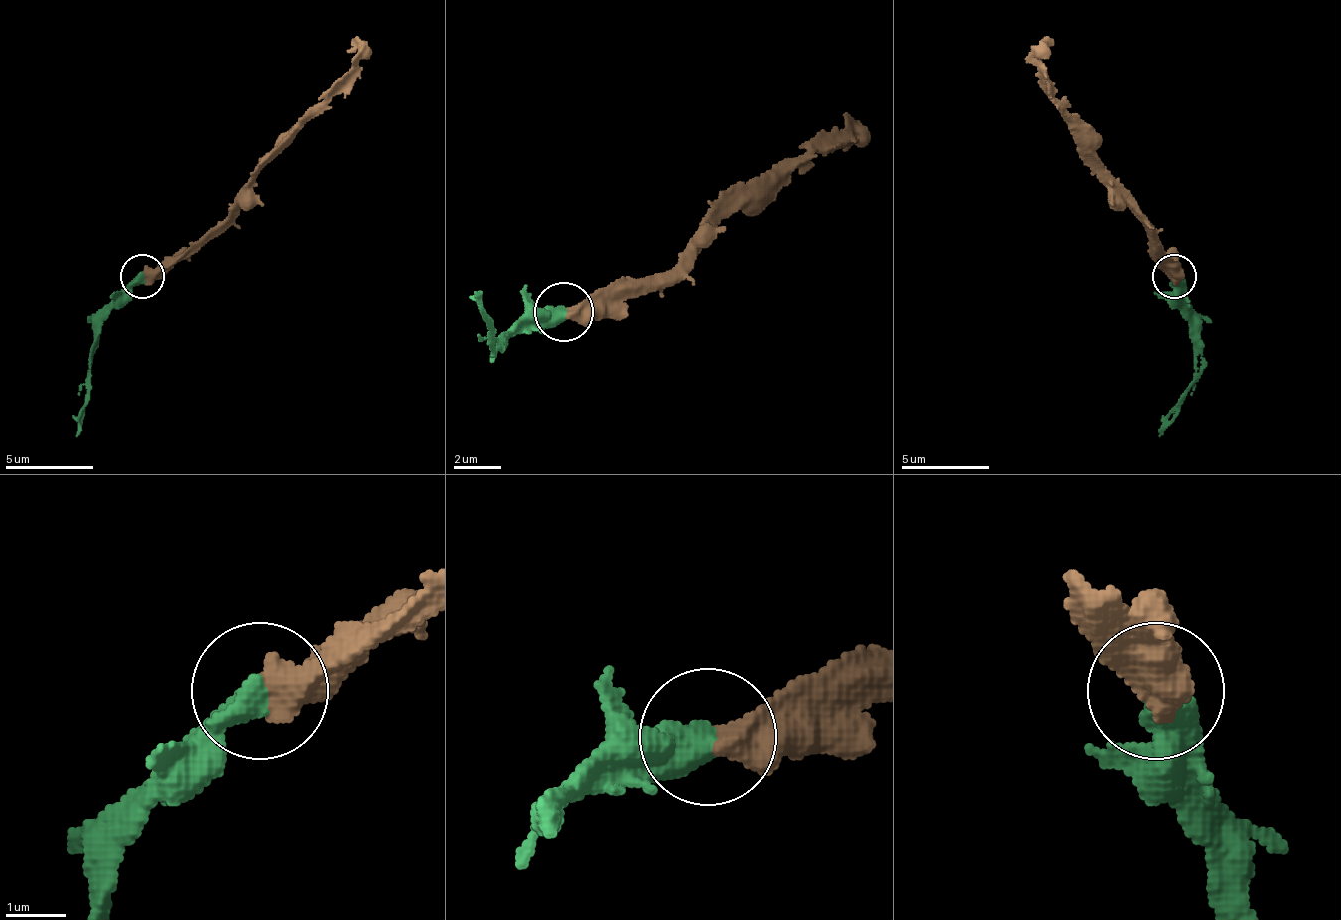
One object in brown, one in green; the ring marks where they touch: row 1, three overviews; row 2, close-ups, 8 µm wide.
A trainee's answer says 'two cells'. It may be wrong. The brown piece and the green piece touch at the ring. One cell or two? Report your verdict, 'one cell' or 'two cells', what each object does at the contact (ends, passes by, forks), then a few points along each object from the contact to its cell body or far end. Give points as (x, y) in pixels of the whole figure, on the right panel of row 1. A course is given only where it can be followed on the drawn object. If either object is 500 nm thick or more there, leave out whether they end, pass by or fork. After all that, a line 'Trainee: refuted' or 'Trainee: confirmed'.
one cell; course brown (1175, 275), (1175, 262), (1148, 222), (1096, 156), (1096, 143), (1052, 99), (1043, 60), (1052, 38); course green (1175, 275), (1175, 306), (1192, 328), (1192, 385), (1157, 438)
Trainee: refuted

